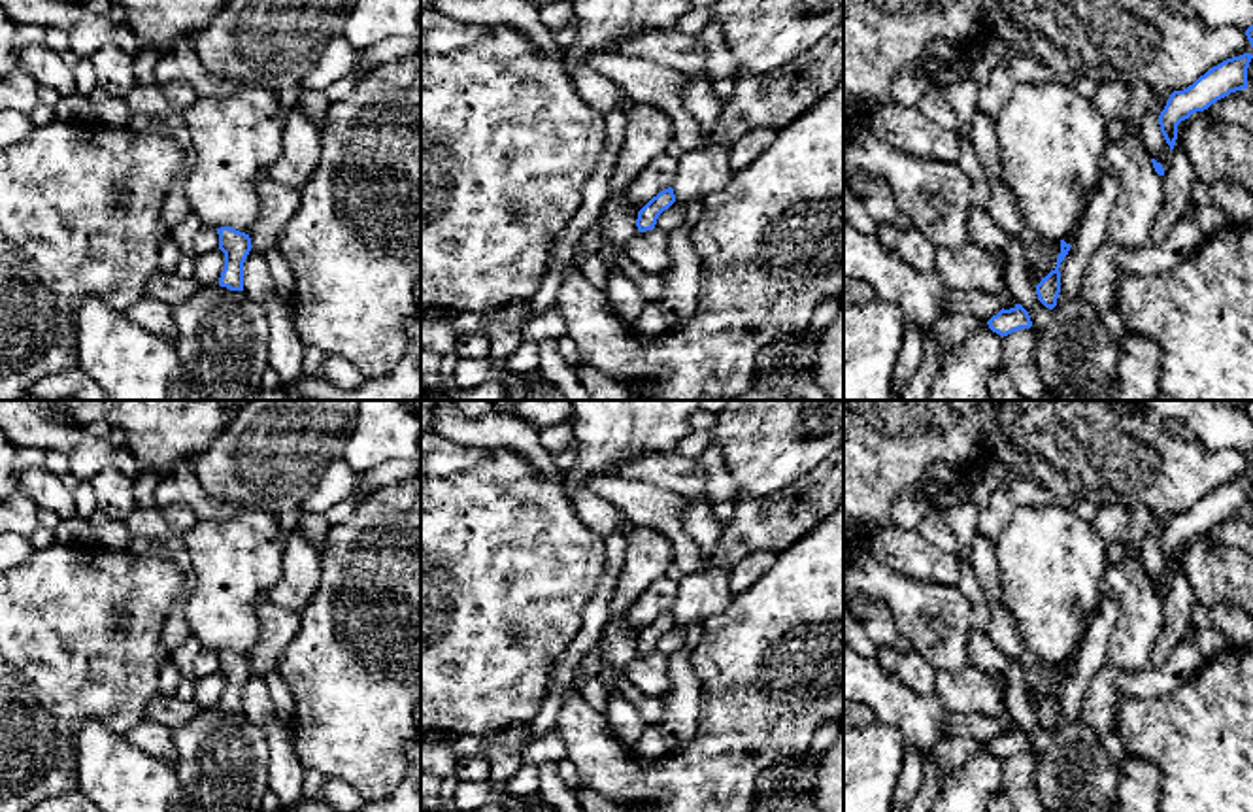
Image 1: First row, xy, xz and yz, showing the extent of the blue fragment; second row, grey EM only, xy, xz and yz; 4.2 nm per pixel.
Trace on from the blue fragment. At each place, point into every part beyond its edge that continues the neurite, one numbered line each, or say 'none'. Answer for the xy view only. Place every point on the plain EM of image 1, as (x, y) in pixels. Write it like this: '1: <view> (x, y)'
none

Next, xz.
none

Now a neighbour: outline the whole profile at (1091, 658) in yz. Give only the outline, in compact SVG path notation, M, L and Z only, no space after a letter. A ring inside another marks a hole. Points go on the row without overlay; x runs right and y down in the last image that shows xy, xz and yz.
M1106 591L1091 617L1085 636L1079 642L1076 663L1061 685L1061 716L1057 729L1079 718L1085 702L1087 689L1096 672L1106 665L1108 642L1119 619L1119 599L1115 593Z

